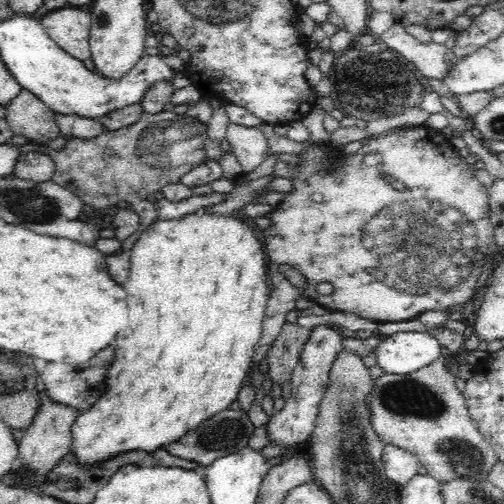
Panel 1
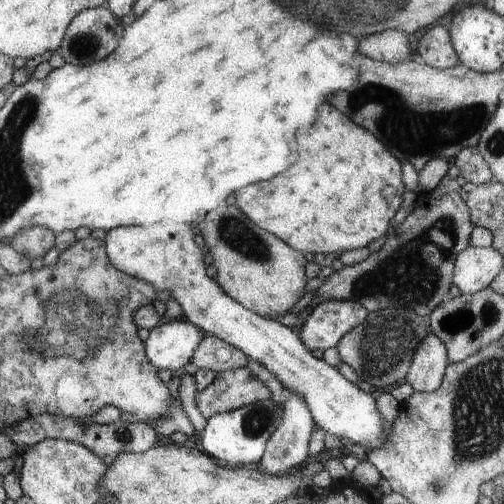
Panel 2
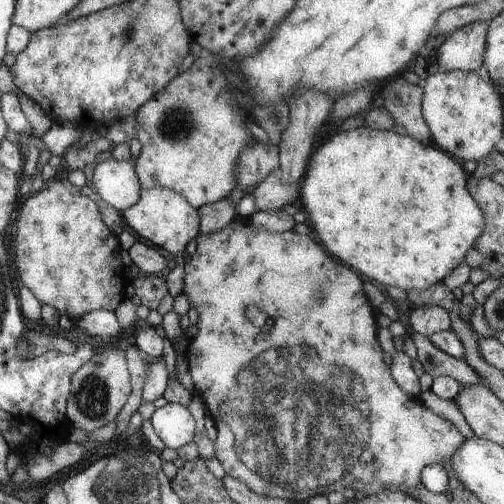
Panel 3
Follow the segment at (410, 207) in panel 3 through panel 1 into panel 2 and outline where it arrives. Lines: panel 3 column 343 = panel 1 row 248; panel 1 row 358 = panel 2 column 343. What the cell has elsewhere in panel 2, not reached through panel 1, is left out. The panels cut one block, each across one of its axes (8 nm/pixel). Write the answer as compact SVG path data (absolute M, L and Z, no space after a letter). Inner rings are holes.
M327 102L317 108L317 120L307 126L297 130L297 146L301 146L301 154L289 170L283 174L273 176L267 182L257 182L249 184L235 194L235 206L239 210L245 210L245 216L251 222L257 222L261 230L269 230L271 234L277 234L285 244L289 244L295 250L301 250L303 254L341 254L349 250L359 250L367 248L369 242L375 238L385 236L391 226L389 220L395 216L399 204L401 204L401 194L403 182L401 182L401 162L389 154L377 138L367 134L363 128L355 126L339 114L333 106ZM383 186L393 186L397 190L395 198L385 200L381 196Z

